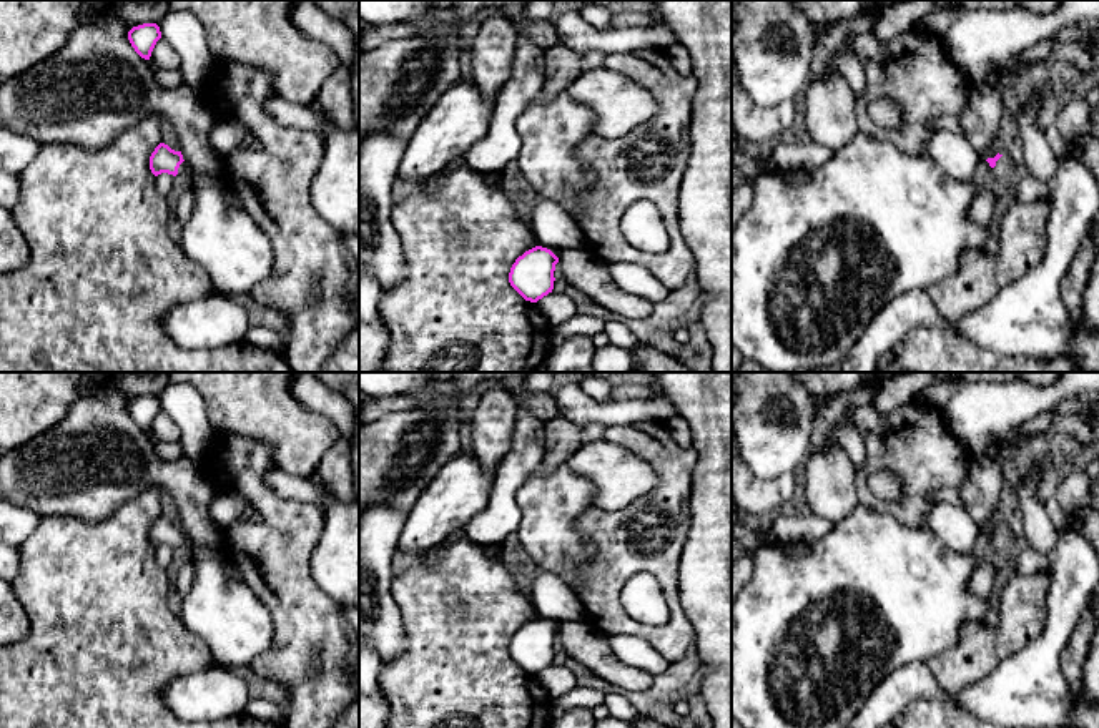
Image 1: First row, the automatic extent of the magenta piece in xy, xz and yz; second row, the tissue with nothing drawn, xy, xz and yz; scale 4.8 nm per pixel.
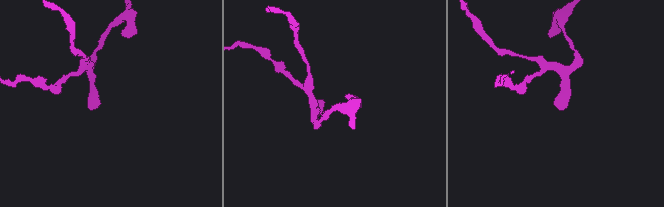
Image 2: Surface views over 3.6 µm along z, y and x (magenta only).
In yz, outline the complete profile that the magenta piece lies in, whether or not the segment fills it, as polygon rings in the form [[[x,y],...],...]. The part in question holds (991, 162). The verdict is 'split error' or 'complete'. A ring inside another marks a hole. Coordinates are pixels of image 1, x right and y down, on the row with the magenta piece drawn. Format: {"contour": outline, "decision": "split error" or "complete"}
{"contour": [[[861,131],[820,168],[810,171],[775,171],[758,175],[753,181],[753,203],[732,228],[732,347],[745,361],[758,362],[768,372],[811,372],[841,362],[861,337],[870,321],[894,298],[923,289],[951,278],[959,271],[959,259],[968,249],[989,251],[996,243],[996,228],[974,223],[968,213],[976,198],[978,184],[1003,155],[981,160],[969,181],[959,181],[944,173],[928,155],[908,155],[886,138],[875,140]]], "decision": "split error"}

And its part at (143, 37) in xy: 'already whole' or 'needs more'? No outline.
already whole

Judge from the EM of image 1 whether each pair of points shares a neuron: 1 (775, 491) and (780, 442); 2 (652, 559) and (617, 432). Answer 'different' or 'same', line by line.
1: different
2: same

